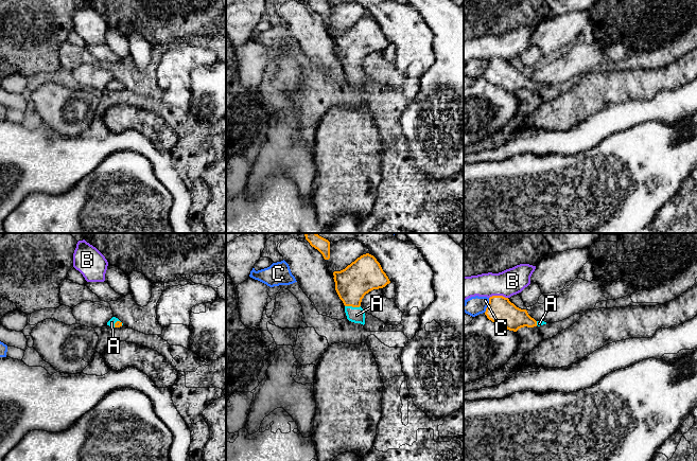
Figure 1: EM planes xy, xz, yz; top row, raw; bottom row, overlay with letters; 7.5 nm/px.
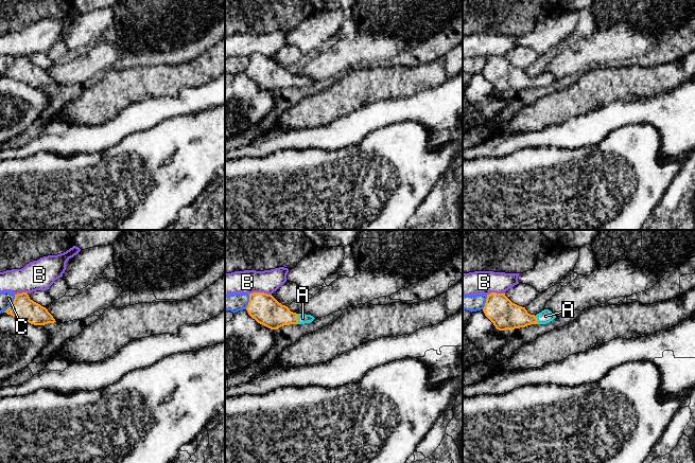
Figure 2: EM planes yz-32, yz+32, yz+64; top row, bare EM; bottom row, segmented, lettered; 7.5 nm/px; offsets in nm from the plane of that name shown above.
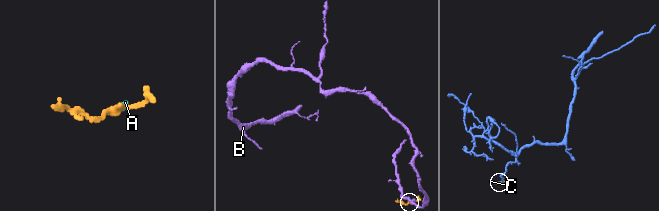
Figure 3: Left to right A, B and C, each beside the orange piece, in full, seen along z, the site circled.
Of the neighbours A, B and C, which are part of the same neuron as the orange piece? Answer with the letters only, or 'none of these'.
A

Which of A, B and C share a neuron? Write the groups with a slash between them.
A / B / C

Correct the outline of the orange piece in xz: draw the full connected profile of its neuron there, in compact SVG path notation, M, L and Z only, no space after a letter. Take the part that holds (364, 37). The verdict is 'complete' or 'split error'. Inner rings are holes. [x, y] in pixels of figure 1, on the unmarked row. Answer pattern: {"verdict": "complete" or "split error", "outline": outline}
{"verdict": "split error", "outline": "M363 17L341 34L334 34L335 53L345 68L347 82L365 87L365 75L361 70L362 61L373 52L390 46L377 21Z"}

